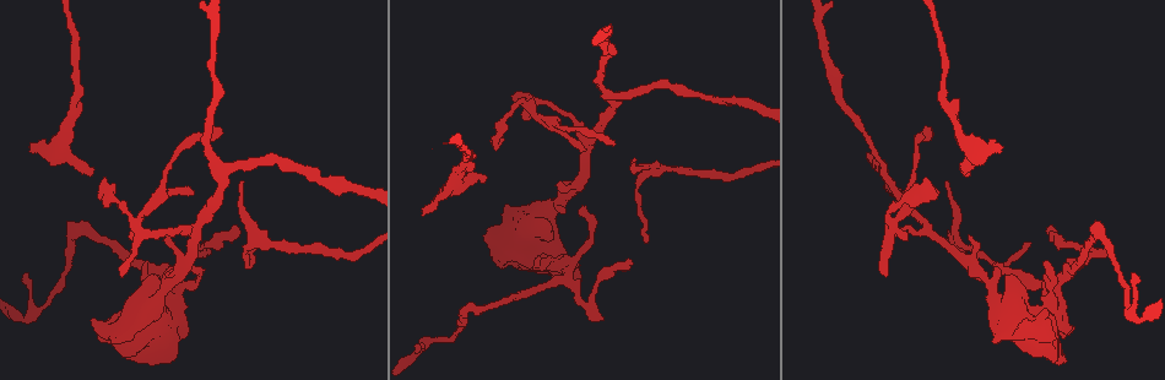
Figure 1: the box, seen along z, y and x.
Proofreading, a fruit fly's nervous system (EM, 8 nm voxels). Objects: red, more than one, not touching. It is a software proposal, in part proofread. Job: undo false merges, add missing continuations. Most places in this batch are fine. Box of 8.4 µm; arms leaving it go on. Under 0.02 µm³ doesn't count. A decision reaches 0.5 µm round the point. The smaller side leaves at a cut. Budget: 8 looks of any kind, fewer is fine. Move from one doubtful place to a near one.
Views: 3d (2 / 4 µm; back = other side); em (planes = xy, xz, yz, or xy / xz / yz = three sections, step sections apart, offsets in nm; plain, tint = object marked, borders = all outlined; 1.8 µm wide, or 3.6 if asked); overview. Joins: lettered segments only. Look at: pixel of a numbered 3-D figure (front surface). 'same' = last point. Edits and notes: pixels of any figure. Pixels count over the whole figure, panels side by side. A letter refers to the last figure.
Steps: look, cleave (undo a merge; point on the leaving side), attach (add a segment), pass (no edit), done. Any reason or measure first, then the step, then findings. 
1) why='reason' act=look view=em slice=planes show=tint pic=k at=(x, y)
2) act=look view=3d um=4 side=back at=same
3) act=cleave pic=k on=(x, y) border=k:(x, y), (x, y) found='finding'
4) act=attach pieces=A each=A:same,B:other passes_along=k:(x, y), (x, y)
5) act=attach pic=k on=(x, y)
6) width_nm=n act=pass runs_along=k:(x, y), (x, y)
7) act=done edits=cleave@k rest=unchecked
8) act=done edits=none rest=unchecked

why='an open end' act=look view=em um=3.6 slice=xz step=4 show=tint pic=1 at=(633, 159)

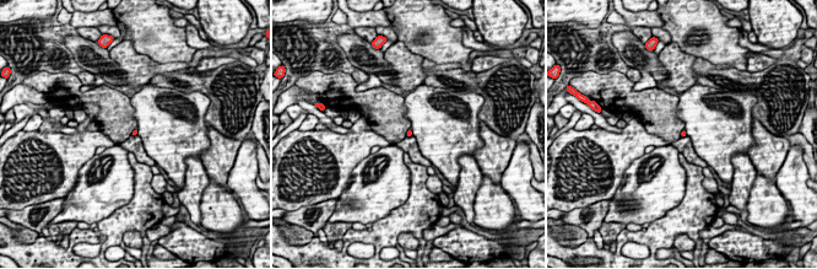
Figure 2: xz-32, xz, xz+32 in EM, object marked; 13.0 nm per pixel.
why='cut it another way' act=look view=em um=3.6 slice=yz step=4 show=borders at=same

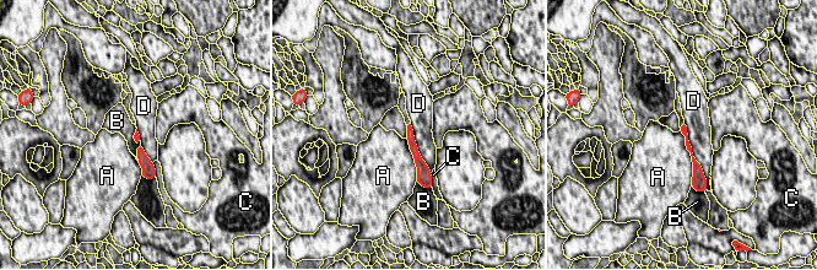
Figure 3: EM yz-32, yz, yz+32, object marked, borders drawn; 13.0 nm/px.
act=pass each=A:other,B:other,C:other,D:other found='no lettered segment goes on from it'

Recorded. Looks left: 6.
why='tapers out' act=look view=em slice=yz step=4 show=tint pic=1 at=(239, 229)

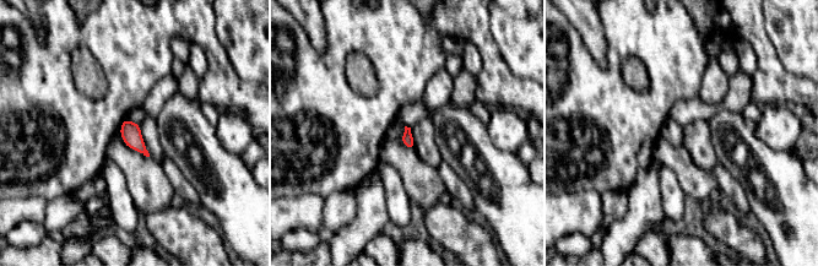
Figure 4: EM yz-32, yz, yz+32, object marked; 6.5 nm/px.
act=look view=em slice=planes show=borders at=same

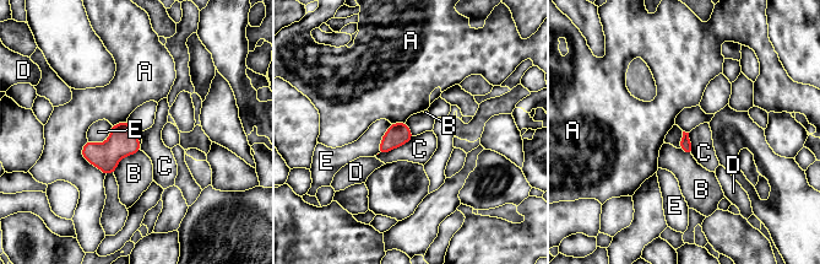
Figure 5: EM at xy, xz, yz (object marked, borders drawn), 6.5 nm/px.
act=pass each=A:other,B:other,C:other,D:other,E:other found='none of them fits'

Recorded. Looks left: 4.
why='branch stops here' act=look view=3d um=2 side=back pic=1 at=(485, 179)

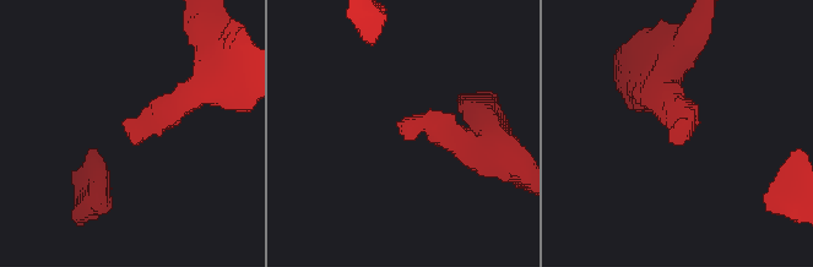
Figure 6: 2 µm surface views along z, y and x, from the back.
act=look view=em slice=yz step=8 show=tint pic=6 at=(127, 118)

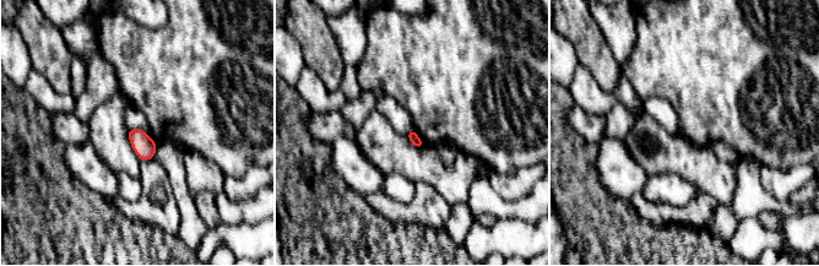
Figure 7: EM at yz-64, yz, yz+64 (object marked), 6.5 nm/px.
why='cut it another way' act=look view=em slice=planes show=borders at=same

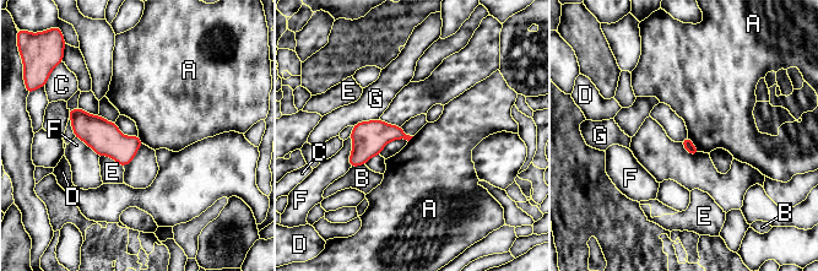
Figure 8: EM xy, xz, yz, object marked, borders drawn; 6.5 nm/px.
act=pass each=A:other,B:other,C:other,D:other,E:other,F:other,G:other border=8:(687, 136), (699, 151) found='no lettered segment goes on from it'

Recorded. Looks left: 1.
act=done edits=none rest=unchecked

